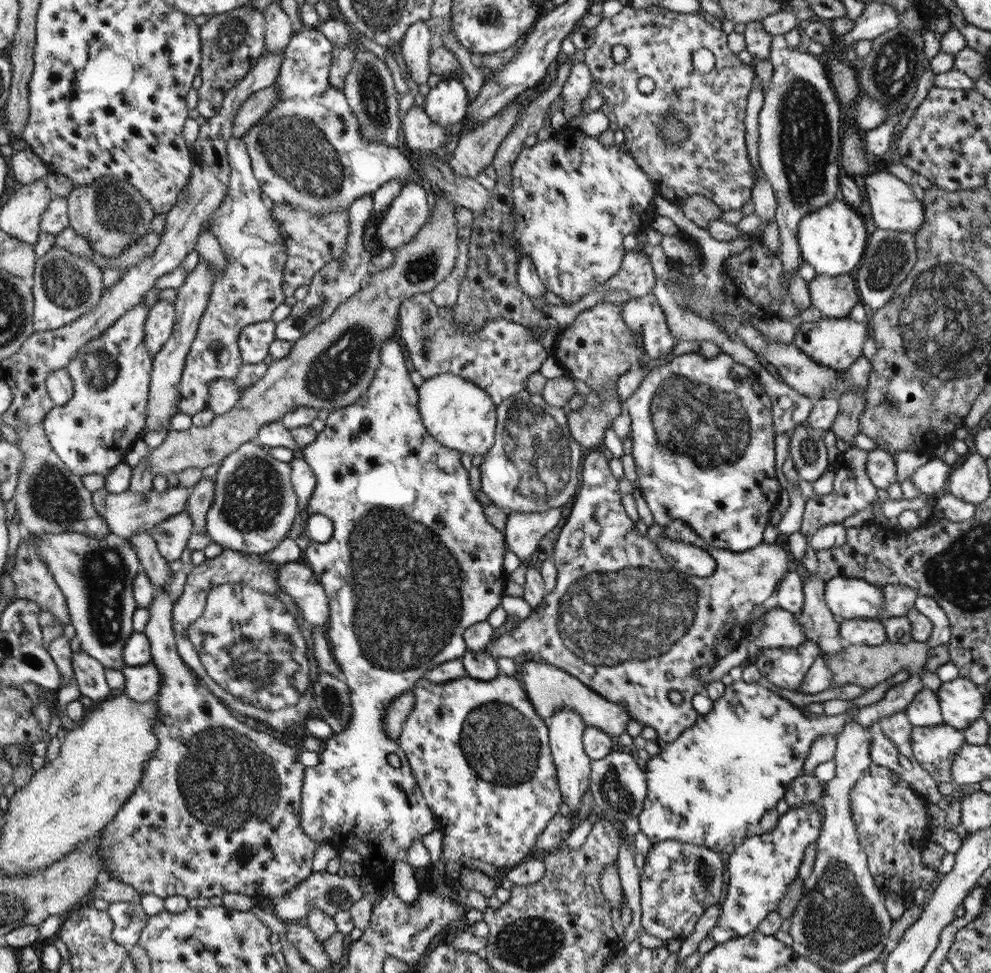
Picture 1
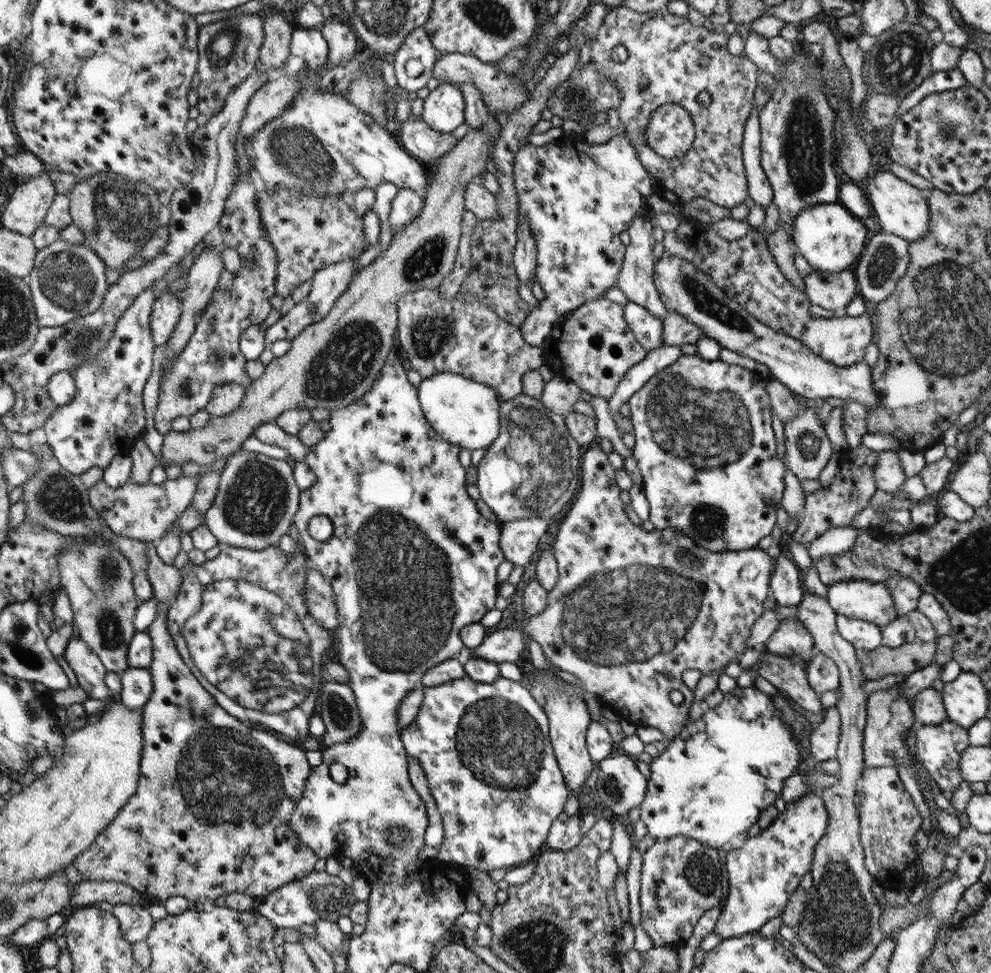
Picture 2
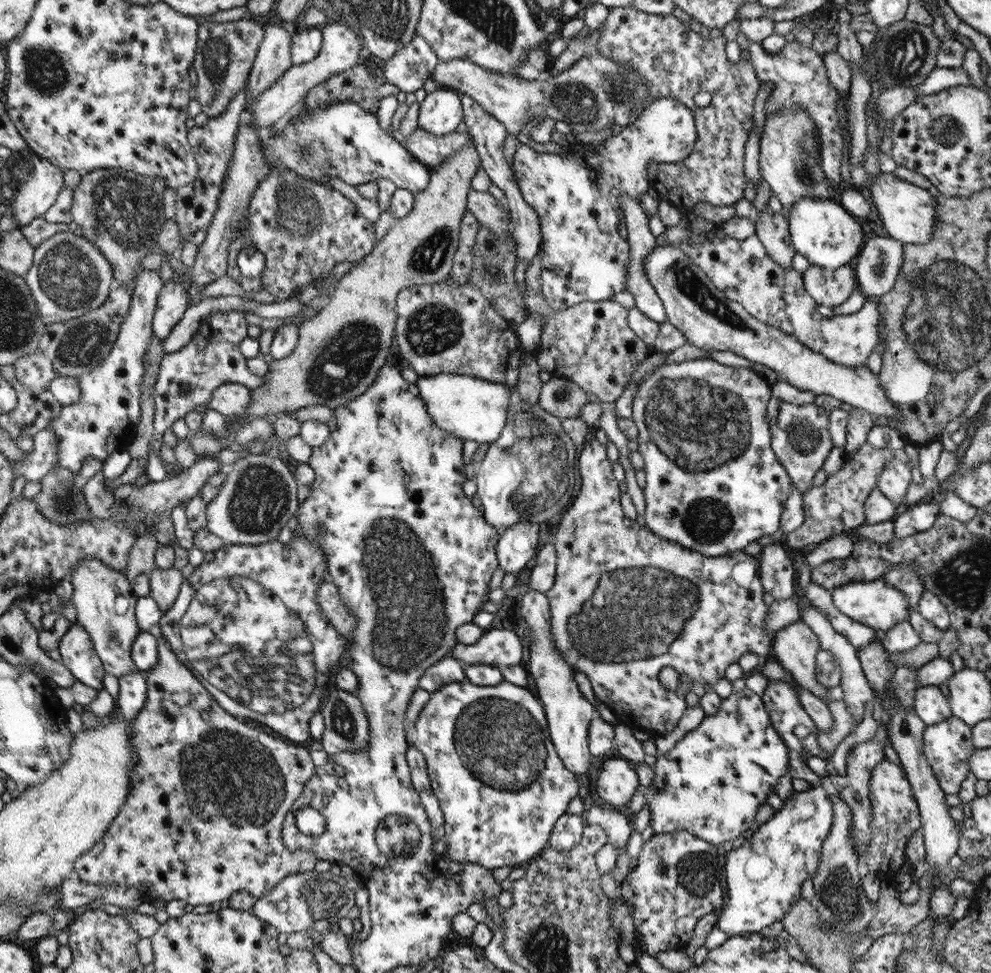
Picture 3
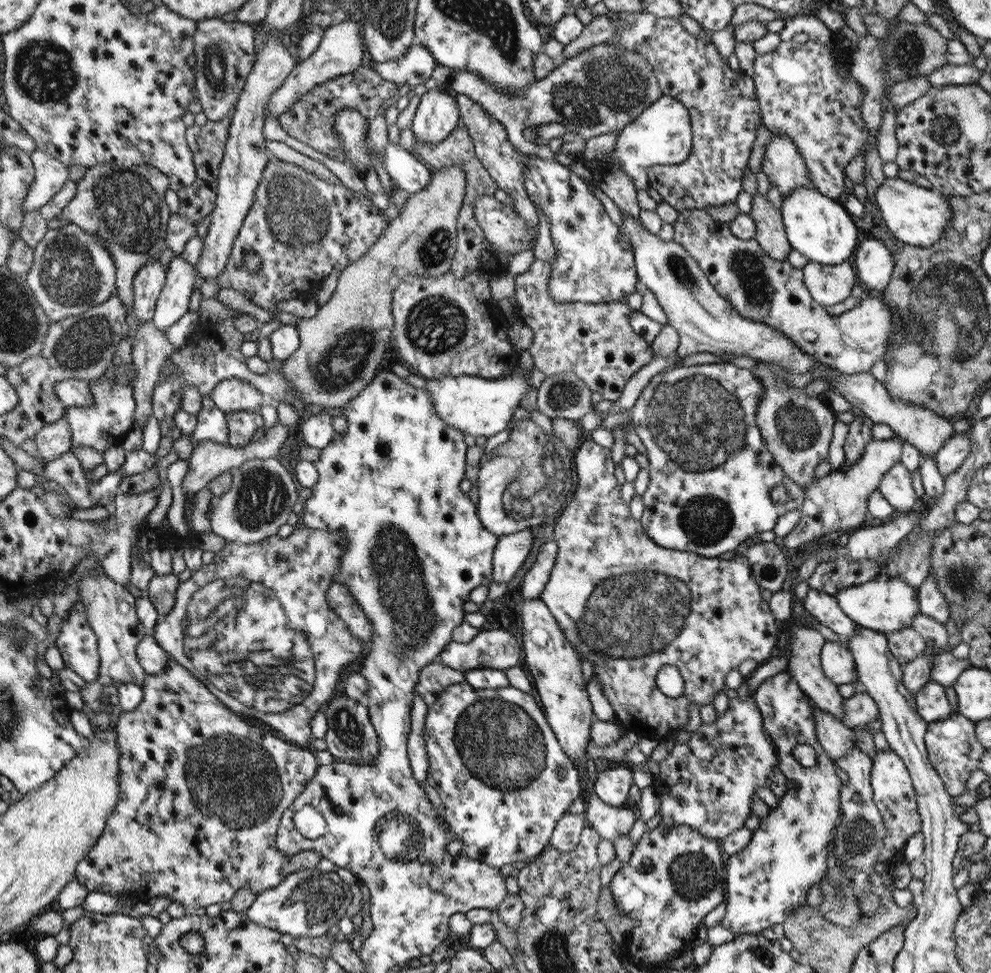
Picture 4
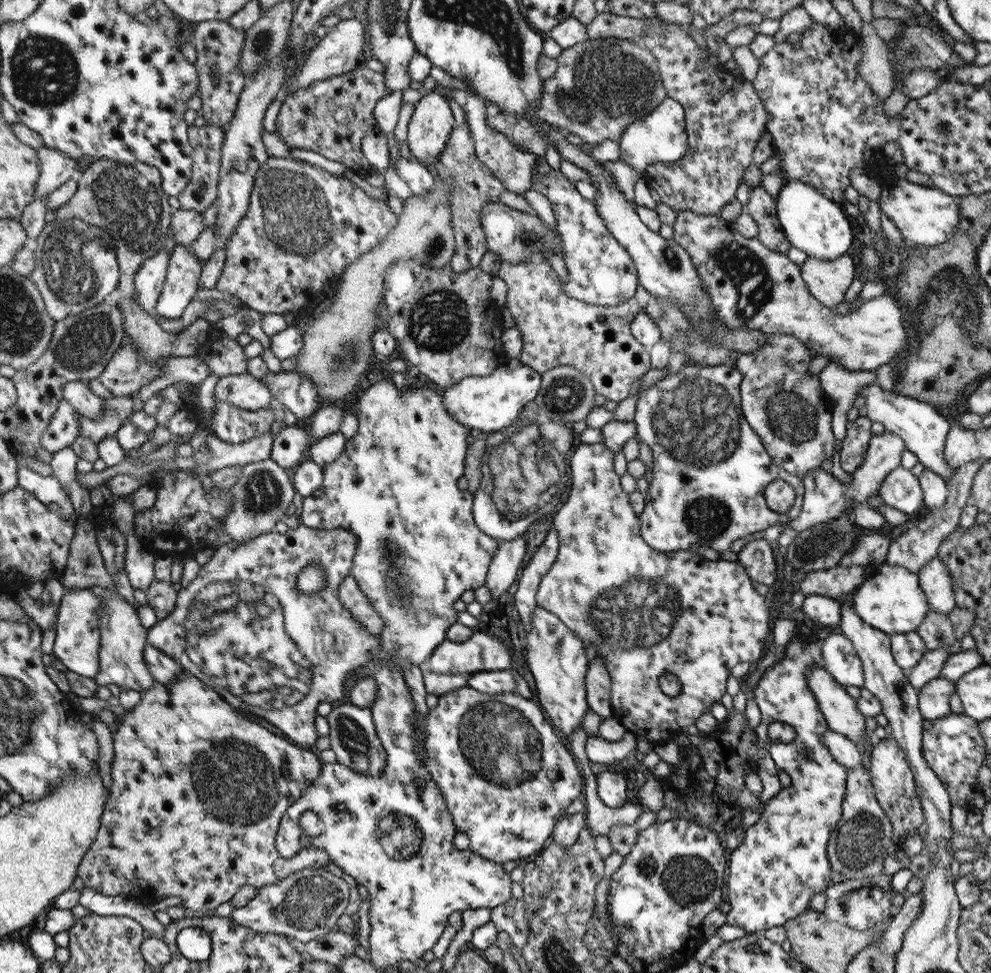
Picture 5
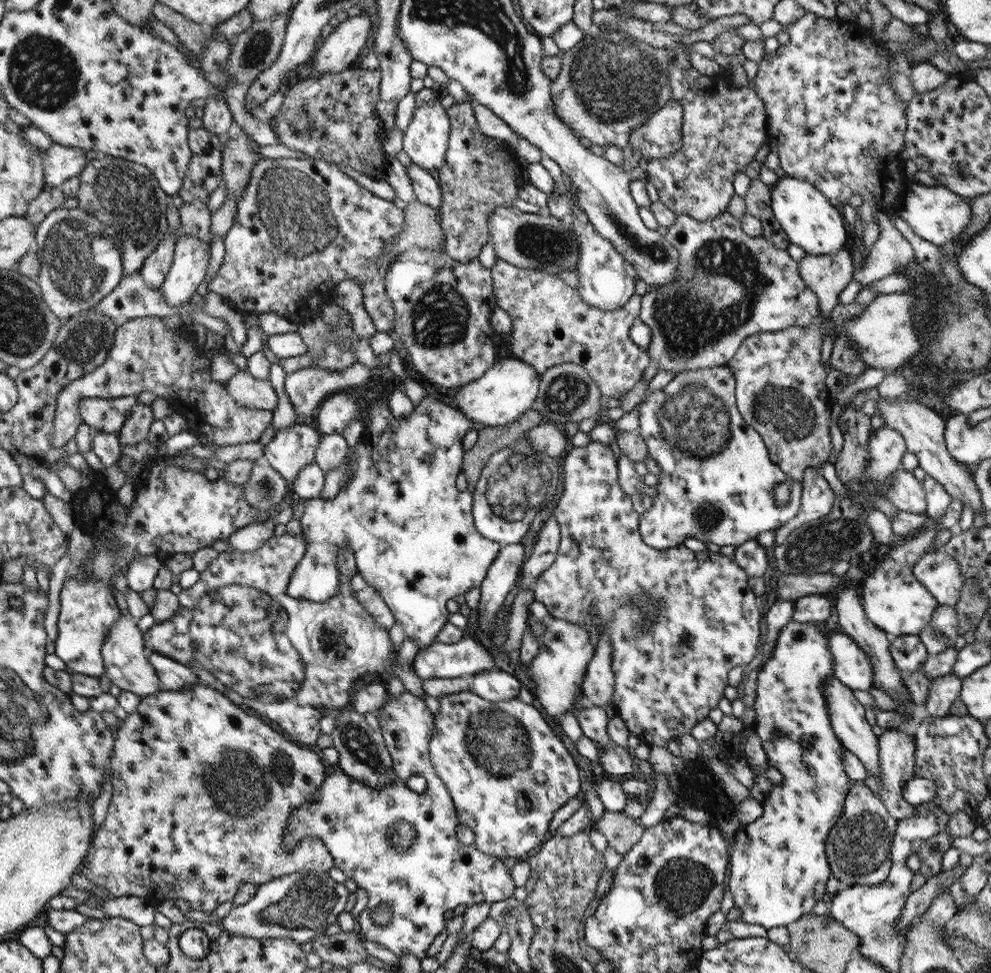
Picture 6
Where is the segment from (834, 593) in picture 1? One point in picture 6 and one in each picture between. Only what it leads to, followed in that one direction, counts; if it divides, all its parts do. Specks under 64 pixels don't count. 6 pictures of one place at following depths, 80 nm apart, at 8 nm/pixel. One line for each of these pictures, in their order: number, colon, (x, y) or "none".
2: (859, 599)
3: (881, 606)
4: (886, 604)
5: (891, 599)
6: (894, 599)

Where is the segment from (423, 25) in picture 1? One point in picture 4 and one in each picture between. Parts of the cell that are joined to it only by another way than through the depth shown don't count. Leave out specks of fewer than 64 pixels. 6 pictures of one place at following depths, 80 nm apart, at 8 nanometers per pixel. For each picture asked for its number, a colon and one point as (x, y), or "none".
2: (414, 61)
3: (411, 66)
4: (417, 65)

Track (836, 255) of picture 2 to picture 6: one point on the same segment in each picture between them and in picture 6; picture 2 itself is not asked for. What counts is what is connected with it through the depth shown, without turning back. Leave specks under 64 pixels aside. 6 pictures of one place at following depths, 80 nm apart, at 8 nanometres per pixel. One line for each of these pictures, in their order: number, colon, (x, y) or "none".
3: (823, 231)
4: (821, 229)
5: (814, 224)
6: (810, 221)

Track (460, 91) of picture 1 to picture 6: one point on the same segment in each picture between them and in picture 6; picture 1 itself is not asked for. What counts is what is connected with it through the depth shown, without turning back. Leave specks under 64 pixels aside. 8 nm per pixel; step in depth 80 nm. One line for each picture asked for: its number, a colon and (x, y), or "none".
2: (444, 109)
3: (441, 111)
4: (437, 115)
5: (429, 129)
6: (425, 141)

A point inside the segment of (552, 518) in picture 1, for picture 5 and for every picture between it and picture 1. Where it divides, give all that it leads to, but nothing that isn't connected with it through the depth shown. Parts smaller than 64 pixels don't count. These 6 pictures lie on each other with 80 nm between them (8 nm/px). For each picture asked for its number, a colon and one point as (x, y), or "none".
2: (519, 539)
3: (516, 545)
4: (509, 554)
5: (510, 554)

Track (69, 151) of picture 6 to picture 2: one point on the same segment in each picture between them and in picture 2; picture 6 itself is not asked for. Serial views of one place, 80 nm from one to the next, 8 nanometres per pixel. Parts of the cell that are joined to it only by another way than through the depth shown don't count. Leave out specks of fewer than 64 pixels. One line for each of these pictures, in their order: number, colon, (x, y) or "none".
2: (25, 211)
3: (38, 193)
4: (50, 173)
5: (56, 167)

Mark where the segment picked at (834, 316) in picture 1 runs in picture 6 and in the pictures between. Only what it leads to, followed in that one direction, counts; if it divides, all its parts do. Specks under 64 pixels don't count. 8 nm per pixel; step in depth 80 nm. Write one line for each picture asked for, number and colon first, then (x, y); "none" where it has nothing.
2: (833, 291)
3: (831, 288)
4: (829, 285)
5: (828, 280)
6: (827, 276)

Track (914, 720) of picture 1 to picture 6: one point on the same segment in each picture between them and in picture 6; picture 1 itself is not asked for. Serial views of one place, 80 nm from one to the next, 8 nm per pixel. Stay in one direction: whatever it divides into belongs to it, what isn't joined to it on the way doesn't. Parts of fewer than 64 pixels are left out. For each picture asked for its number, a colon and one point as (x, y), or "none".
2: (928, 707)
3: (931, 705)
4: (932, 705)
5: (934, 697)
6: (945, 690)

